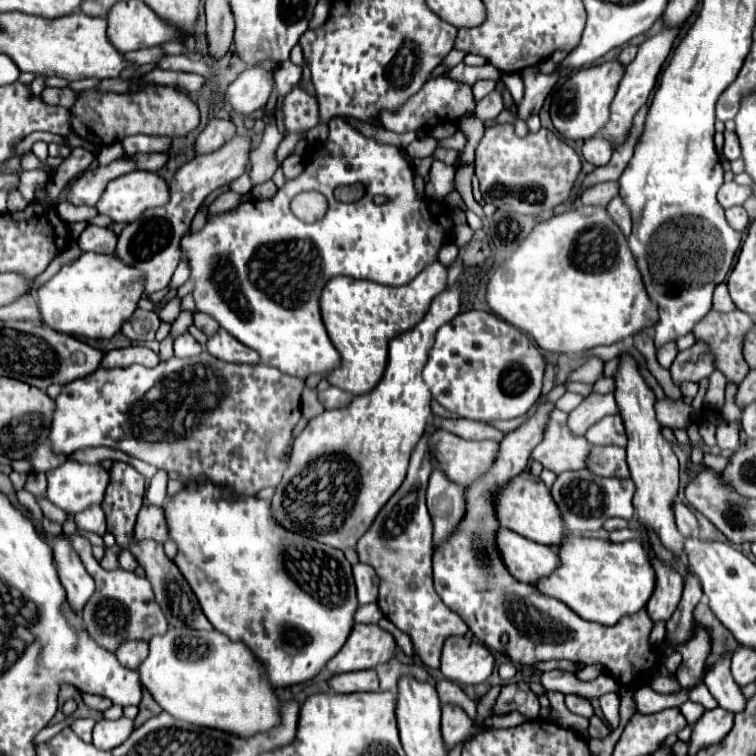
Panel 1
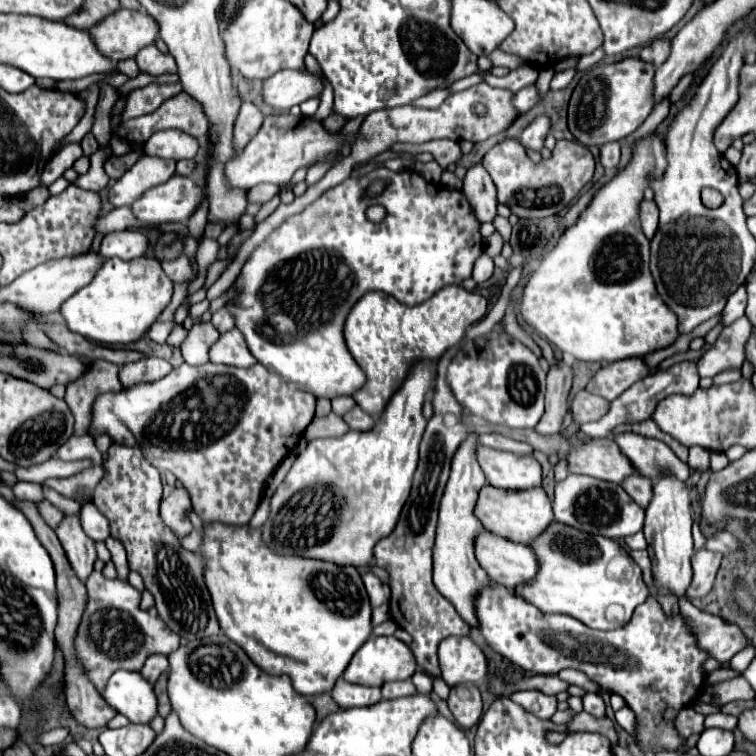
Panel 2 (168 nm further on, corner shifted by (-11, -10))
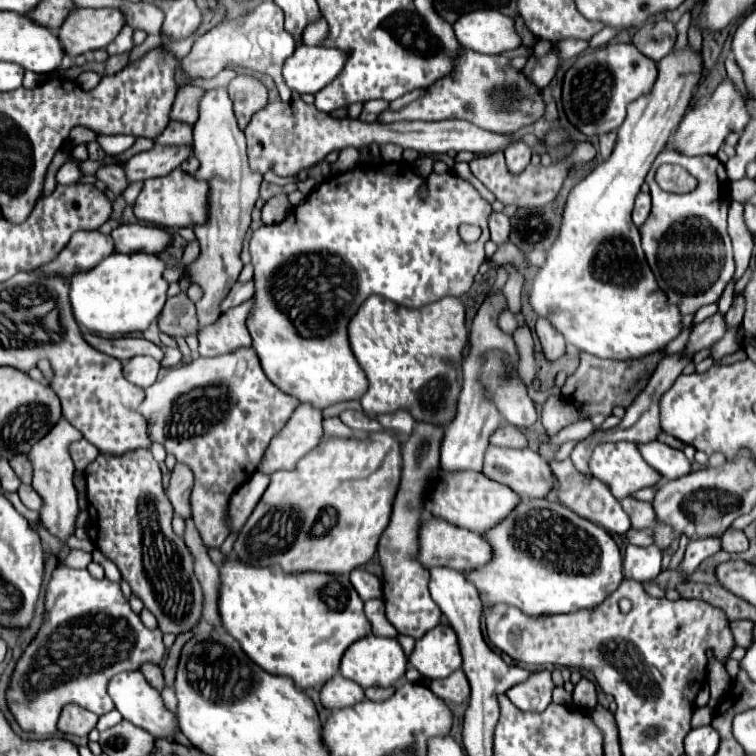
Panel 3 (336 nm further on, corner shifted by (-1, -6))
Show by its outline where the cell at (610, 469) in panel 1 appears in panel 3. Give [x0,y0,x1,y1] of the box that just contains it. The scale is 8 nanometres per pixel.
[622,497,656,529]

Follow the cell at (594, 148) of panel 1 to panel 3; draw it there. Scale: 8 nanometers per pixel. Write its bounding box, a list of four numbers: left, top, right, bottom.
[600,131,616,159]

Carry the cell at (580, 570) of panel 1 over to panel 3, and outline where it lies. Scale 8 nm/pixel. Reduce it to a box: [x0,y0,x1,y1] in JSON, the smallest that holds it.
[464,499,624,615]

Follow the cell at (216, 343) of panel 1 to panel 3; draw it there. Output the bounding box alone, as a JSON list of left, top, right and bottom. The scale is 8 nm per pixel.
[198,299,254,357]

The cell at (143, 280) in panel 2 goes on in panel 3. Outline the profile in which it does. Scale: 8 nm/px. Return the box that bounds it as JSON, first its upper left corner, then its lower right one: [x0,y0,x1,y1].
[70,253,168,337]

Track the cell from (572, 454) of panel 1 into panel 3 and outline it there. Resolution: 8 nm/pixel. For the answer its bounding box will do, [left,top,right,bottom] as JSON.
[590,441,660,501]

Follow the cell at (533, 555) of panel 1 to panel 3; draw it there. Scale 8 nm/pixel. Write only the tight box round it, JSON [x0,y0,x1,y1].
[418,517,492,571]

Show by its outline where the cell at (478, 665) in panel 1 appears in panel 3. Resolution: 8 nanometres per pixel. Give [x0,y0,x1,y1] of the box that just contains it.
[408,625,462,679]

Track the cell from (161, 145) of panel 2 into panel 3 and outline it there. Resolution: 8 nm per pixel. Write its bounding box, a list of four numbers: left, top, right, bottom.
[156,123,192,145]

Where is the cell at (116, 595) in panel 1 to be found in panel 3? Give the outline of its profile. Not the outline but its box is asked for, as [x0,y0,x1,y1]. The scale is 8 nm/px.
[6,567,166,735]

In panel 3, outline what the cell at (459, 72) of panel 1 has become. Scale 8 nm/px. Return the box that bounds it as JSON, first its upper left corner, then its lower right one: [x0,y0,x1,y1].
[360,99,388,123]

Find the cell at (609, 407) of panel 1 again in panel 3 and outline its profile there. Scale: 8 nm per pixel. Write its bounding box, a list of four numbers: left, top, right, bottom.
[686,311,726,355]

